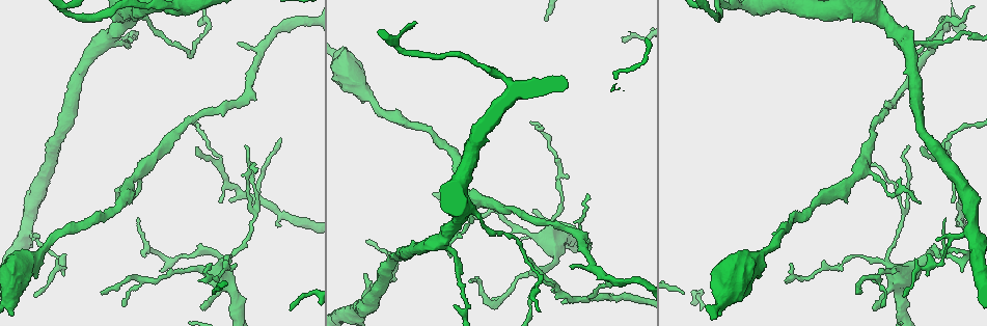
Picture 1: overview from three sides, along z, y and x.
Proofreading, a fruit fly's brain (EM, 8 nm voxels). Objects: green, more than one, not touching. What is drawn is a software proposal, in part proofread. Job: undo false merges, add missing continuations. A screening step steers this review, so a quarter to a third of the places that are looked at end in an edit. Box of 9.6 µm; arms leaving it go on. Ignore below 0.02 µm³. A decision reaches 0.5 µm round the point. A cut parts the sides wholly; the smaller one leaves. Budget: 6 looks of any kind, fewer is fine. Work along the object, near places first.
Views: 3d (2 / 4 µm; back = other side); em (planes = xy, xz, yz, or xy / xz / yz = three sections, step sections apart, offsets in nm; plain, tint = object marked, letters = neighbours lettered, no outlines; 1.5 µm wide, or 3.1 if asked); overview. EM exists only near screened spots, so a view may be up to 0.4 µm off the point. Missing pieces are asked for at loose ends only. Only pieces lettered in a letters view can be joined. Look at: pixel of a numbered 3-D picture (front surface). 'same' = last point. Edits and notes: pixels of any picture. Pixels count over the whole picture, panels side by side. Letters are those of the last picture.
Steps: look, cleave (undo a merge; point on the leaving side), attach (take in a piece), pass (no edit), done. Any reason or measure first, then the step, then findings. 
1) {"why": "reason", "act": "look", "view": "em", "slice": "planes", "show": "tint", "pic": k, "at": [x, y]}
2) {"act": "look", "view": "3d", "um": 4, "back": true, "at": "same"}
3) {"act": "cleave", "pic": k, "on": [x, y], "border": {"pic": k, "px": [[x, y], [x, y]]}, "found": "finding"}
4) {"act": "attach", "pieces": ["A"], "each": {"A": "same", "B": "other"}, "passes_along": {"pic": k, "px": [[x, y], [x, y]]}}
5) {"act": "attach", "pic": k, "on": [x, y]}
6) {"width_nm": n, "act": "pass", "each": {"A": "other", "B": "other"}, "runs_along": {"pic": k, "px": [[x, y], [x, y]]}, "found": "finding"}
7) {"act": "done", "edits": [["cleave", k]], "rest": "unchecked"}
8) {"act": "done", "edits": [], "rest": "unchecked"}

{"why": "tapers out", "act": "look", "view": "3d", "um": 2, "pic": 1, "at": [953, 202]}

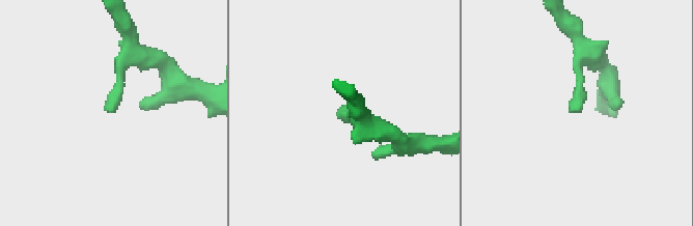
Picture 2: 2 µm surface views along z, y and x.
{"act": "look", "view": "em", "slice": "planes", "show": "letters", "pic": 2, "at": [337, 116]}

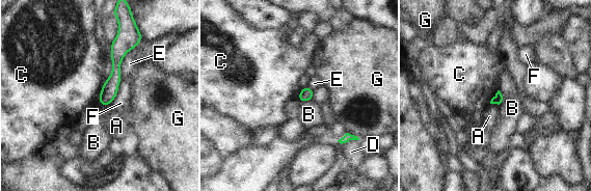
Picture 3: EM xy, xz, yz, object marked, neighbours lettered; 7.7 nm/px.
{"act": "pass", "each": {"A": "other", "B": "other", "C": "other", "D": "other", "E": "other", "F": "other", "G": "other"}, "border": {"pic": 3, "px": [[103, 84], [97, 101]]}, "found": "no lettered piece goes on from it"}

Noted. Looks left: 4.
{"why": "long arm stops here", "act": "look", "view": "em", "slice": "xz", "step": 8, "show": "tint", "pic": 1, "at": [35, 295]}

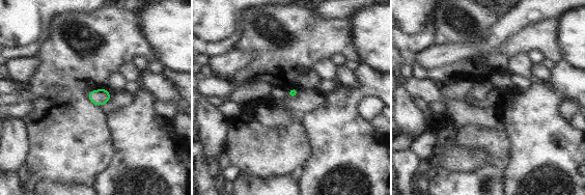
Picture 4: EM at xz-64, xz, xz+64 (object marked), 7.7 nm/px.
{"act": "look", "view": "em", "slice": "planes", "show": "letters", "at": "same"}

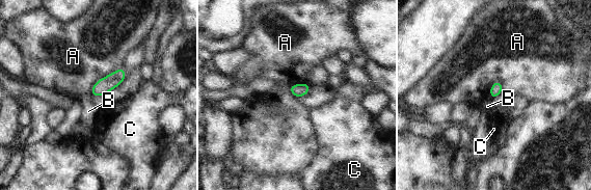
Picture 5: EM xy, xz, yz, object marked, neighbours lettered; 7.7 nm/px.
{"width_nm": 90, "act": "pass", "each": {"A": "other", "B": "other", "C": "other"}, "found": "none of them fits"}

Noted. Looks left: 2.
{"act": "done", "edits": [], "rest": "unchecked"}

